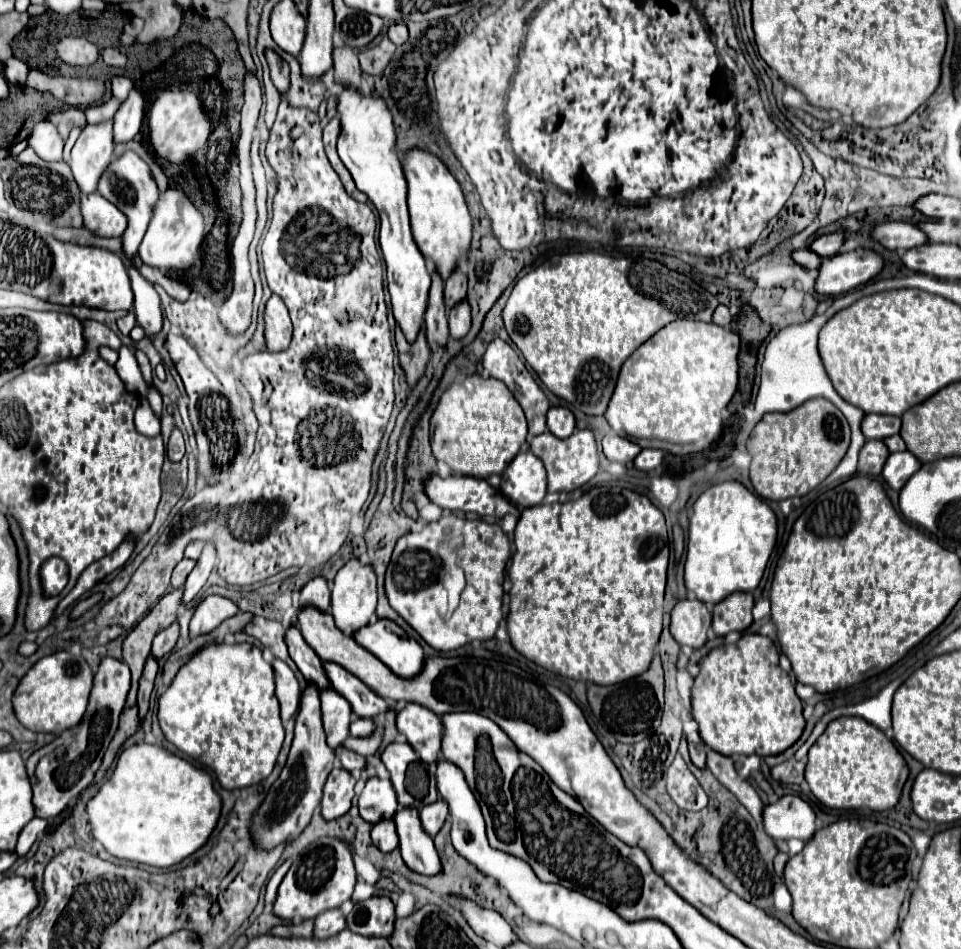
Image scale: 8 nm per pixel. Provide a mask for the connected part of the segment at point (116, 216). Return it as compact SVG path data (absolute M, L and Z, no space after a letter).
M99 192L81 196L81 214L83 226L91 230L95 236L119 238L127 228L125 214L121 214L119 208L115 208Z

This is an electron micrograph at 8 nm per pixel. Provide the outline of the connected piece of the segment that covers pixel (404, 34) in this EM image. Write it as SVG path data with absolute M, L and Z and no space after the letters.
M393 24L393 26L389 28L389 38L391 38L391 42L397 44L397 46L405 44L405 42L409 40L409 30L407 30L407 26L405 26L405 24Z

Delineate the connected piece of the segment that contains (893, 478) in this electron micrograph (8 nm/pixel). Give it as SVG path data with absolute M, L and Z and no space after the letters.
M895 452L889 454L883 466L883 478L893 490L901 490L903 484L921 468L921 462L911 452Z

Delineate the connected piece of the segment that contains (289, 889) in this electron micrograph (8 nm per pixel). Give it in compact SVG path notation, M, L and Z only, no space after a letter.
M323 836L309 844L291 864L285 874L279 894L273 906L273 912L283 920L305 920L317 918L321 912L339 908L343 902L351 900L355 888L355 862L351 844L341 838Z

